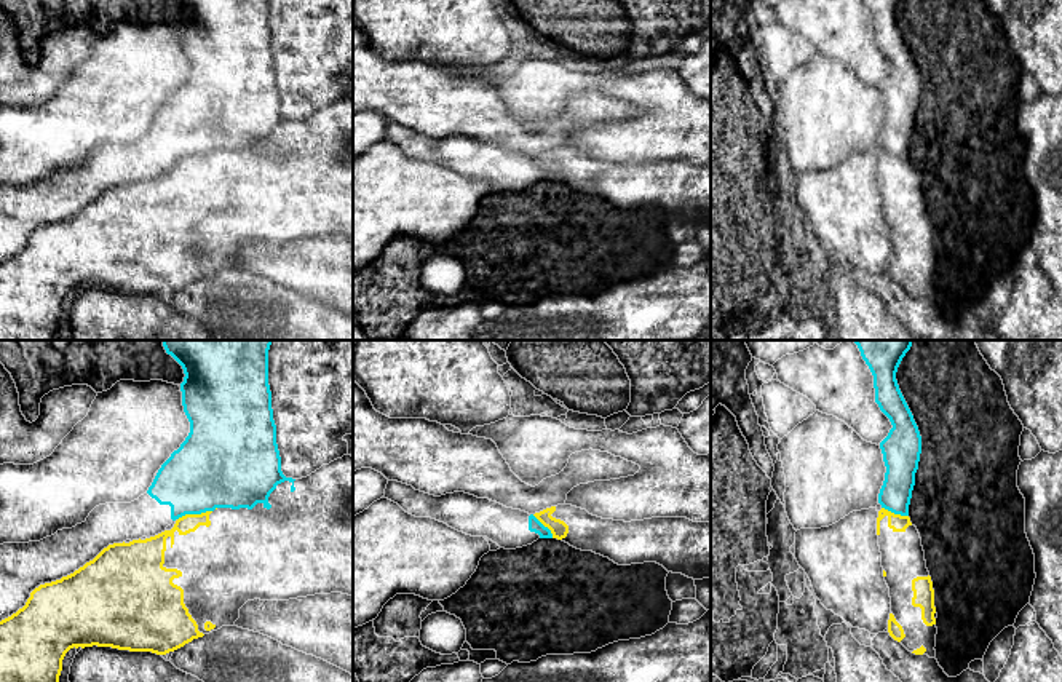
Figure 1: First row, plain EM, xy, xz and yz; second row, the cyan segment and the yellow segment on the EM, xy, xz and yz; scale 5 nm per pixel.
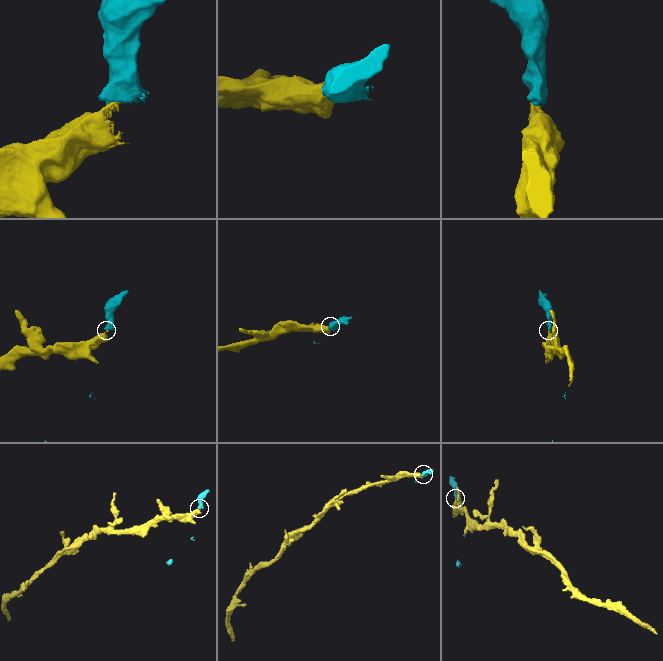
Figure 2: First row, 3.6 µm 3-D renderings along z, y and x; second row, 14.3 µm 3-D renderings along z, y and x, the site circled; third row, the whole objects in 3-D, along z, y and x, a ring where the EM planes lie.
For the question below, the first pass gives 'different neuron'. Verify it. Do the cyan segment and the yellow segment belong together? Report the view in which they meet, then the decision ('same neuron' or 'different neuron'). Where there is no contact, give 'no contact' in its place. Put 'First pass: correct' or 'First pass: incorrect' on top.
First pass: correct
contact in xy; different neuron

